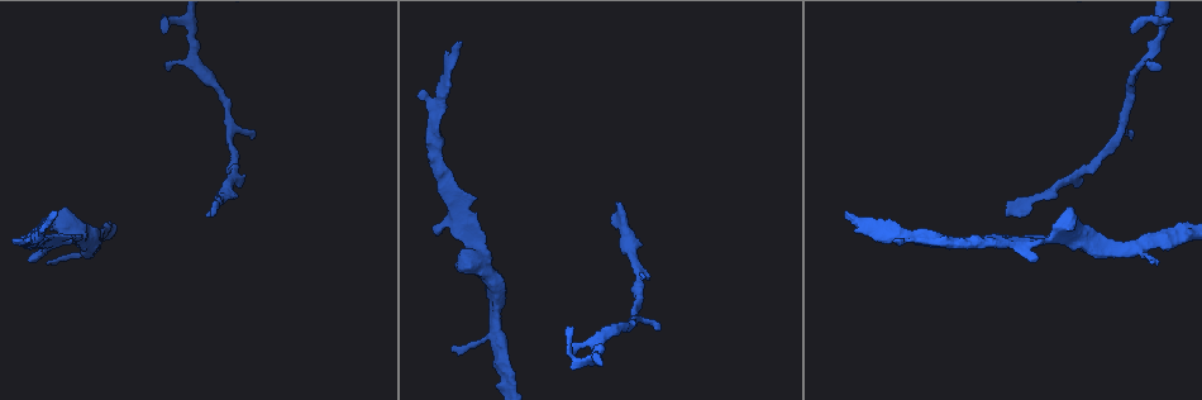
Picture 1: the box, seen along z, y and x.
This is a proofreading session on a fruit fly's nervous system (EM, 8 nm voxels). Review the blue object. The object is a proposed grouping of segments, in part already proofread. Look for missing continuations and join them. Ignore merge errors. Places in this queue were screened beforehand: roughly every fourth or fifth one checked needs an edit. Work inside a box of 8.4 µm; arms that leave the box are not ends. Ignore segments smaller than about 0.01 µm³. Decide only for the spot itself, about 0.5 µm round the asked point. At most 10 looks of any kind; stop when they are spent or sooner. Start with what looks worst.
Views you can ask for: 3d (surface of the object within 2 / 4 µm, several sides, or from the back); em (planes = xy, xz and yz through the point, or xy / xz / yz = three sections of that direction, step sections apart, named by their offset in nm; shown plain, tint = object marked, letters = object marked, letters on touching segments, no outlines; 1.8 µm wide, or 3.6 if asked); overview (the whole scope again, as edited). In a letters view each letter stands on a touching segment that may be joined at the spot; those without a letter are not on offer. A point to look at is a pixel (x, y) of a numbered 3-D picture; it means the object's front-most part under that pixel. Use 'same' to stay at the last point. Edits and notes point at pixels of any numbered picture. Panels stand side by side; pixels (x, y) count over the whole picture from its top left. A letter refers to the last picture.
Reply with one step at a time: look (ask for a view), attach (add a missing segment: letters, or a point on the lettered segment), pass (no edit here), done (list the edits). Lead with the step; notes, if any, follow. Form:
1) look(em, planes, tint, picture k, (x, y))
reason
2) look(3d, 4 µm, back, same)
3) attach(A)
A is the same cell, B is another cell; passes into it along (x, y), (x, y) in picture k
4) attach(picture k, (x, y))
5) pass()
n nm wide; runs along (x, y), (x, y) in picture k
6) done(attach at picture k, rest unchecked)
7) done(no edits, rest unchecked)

look(em, xy, step 8, letters, picture 1, (214, 210))
long arm stops here

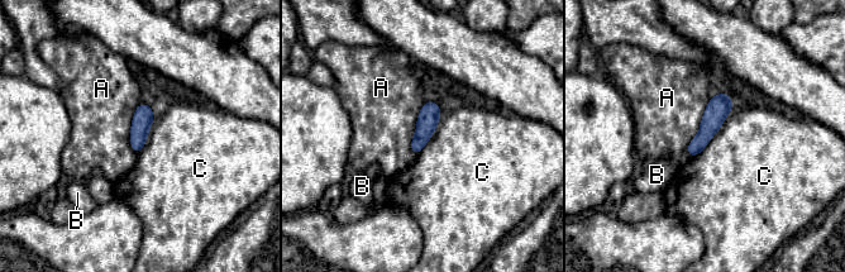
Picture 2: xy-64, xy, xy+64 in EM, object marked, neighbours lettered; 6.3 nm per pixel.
look(em, xz, step 8, letters, same)

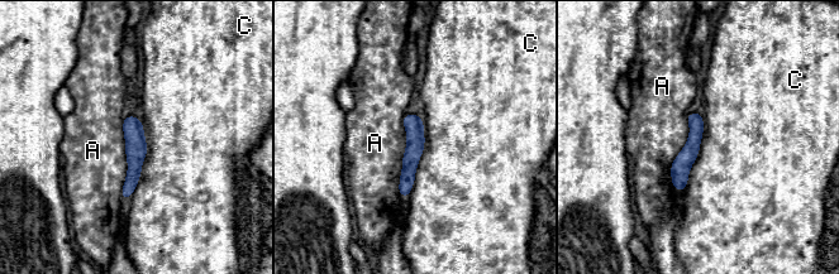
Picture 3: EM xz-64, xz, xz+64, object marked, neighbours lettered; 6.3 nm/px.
pass()
A and C are other cells; runs along (132, 119), (134, 172), (124, 196) in picture 3; no lettered segment goes on from it

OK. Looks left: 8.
look(3d, 2 µm, picture 1, (571, 330))
tapers out

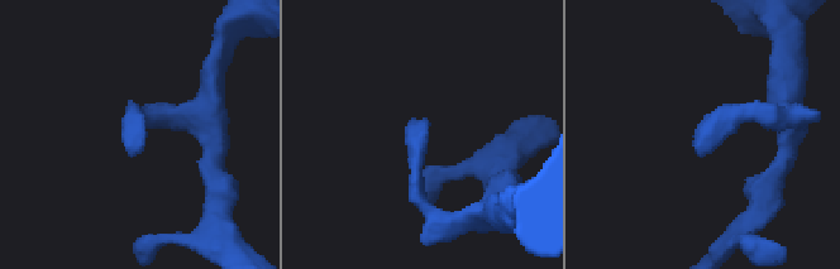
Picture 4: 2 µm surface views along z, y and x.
look(em, xy, step 8, letters, picture 4, (704, 155))
now the EM

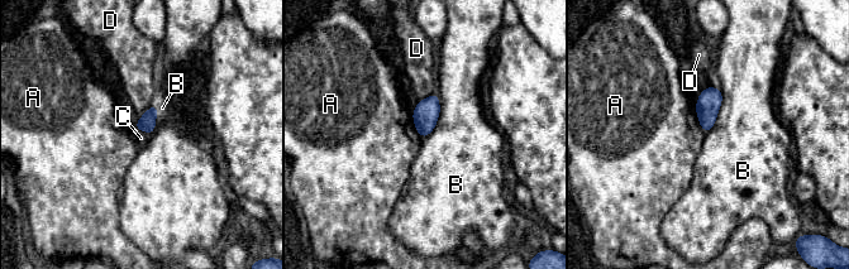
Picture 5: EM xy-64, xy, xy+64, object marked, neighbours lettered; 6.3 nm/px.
look(em, xz, step 16, letters, same)
another direction

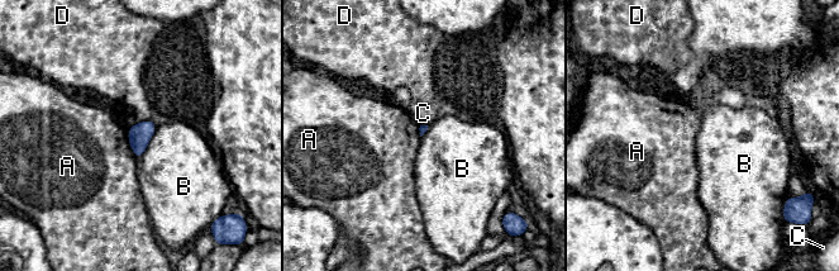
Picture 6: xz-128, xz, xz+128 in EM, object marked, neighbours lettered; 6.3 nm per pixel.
pass()
A, B, C and D are other cells; border along (157, 124), (143, 155), (138, 160) in picture 6; none of them fits

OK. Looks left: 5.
look(3d, 2 µm, picture 1, (457, 44))
thin end

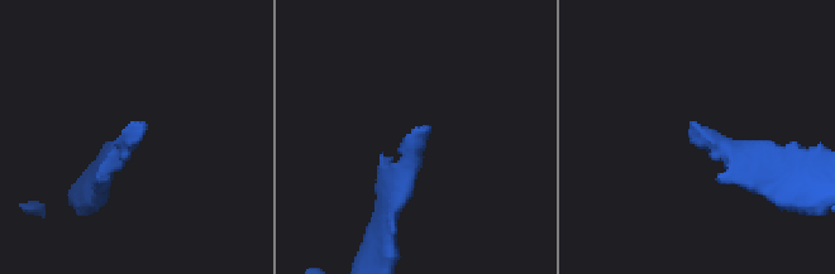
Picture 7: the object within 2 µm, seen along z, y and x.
look(em, xz, step 16, tint, picture 7, (694, 125))
need the tissue

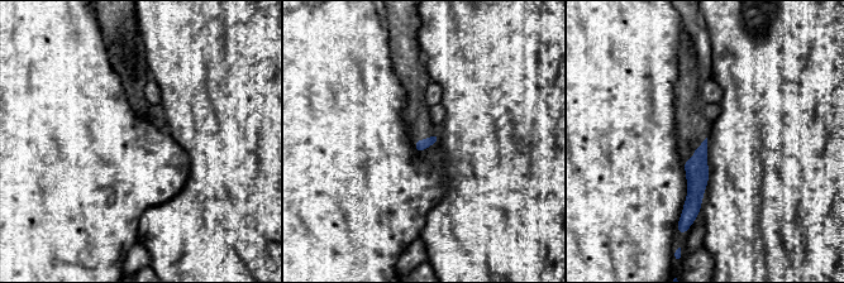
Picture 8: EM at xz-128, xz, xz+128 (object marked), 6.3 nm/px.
look(em, xz, step 16, letters, same)

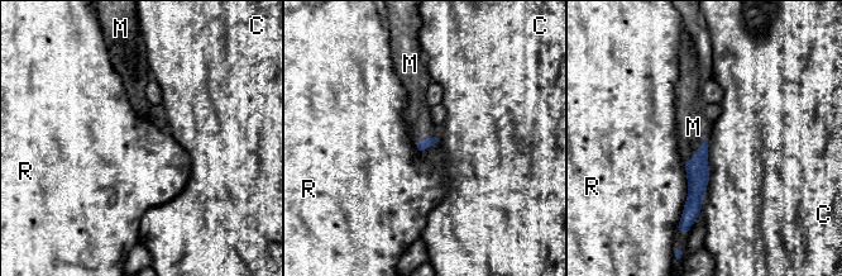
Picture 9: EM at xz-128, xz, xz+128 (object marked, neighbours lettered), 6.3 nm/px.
attach(M)
M is the same cell, C and R are other cells; passes into it along (698, 172), (695, 152), (693, 127) in picture 9; the cell continues

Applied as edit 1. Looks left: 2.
done(attach at picture 9, rest unchecked)

